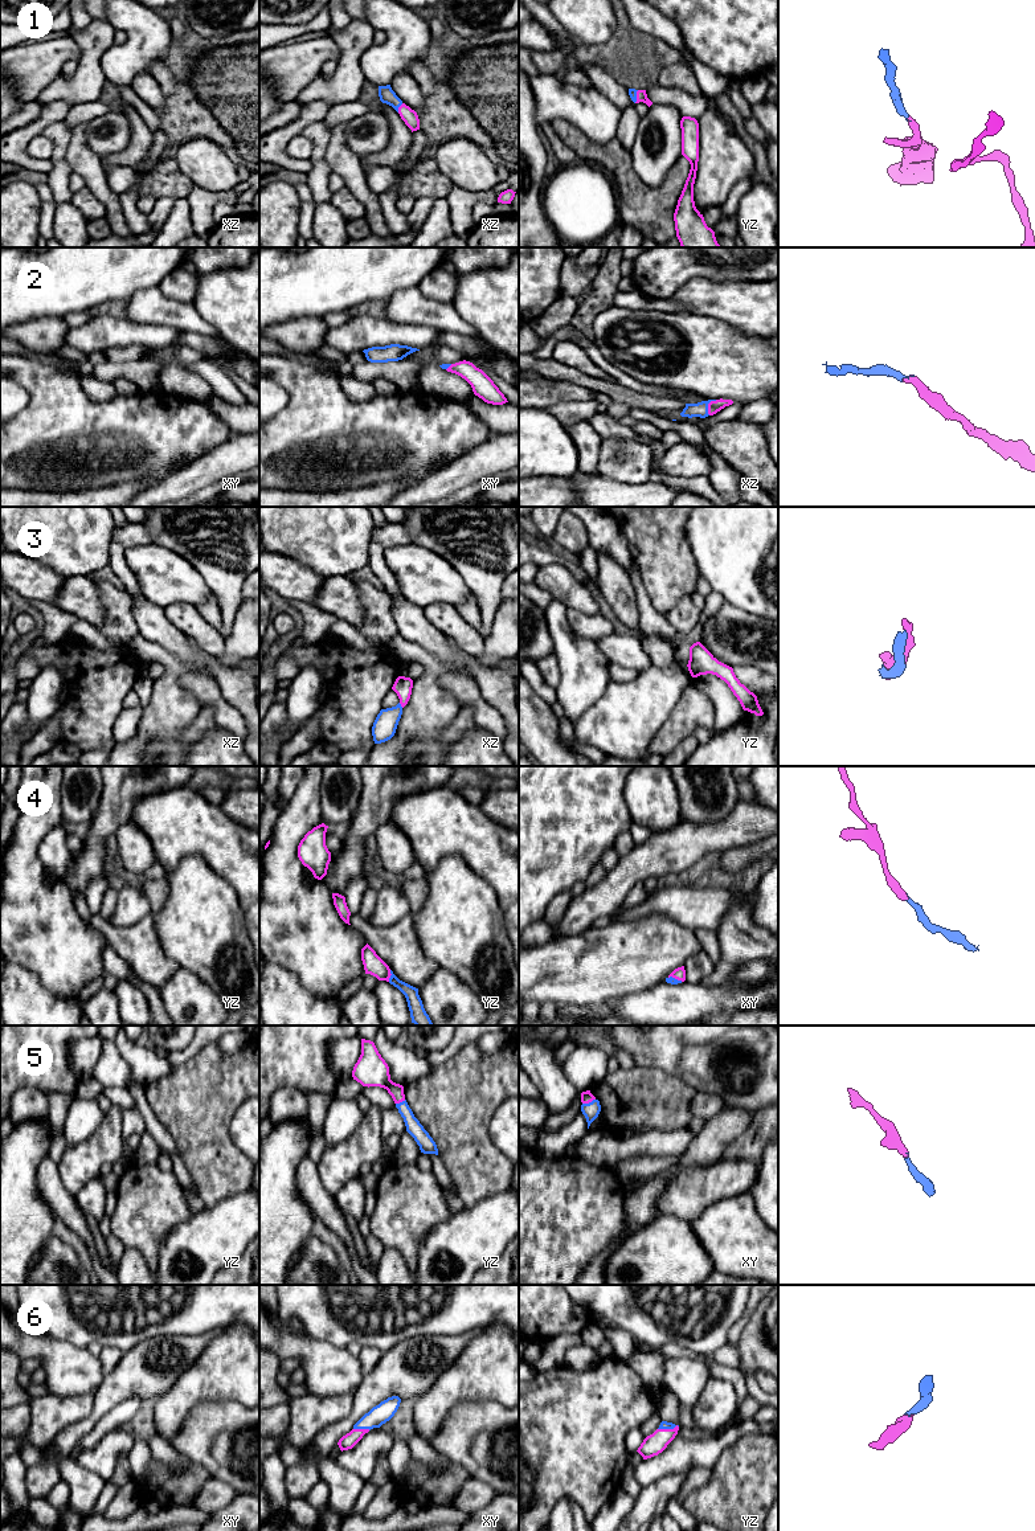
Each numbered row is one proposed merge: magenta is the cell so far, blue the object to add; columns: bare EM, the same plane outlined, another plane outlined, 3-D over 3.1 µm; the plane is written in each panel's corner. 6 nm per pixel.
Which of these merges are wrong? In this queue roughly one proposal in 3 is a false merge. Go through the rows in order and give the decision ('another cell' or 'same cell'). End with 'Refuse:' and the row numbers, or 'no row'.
1: same cell
2: same cell
3: another cell
4: same cell
5: same cell
6: same cell
Refuse: 3

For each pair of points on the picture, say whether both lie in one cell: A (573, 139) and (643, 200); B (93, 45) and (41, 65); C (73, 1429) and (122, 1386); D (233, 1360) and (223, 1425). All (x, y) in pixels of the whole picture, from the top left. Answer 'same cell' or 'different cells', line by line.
A: same cell
B: different cells
C: same cell
D: different cells

